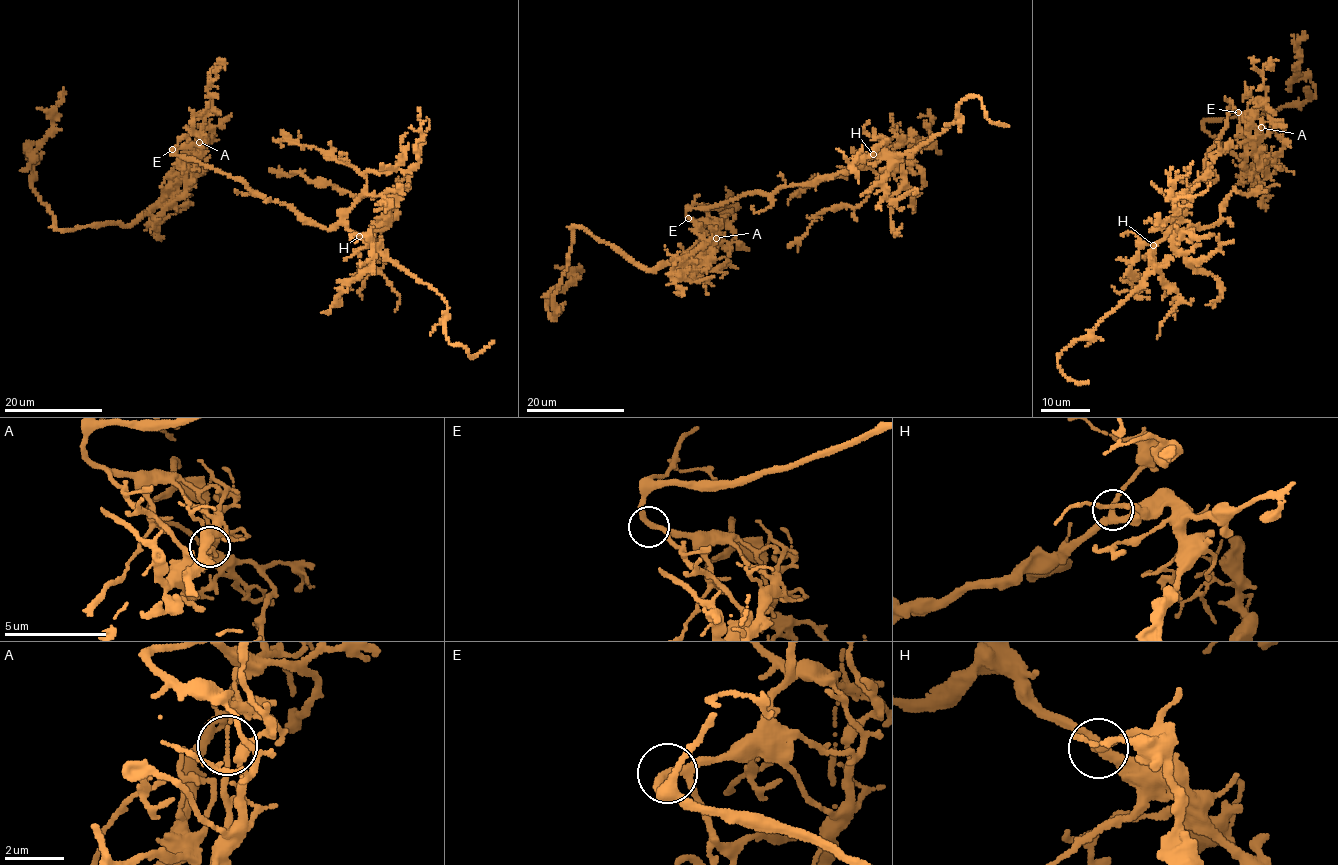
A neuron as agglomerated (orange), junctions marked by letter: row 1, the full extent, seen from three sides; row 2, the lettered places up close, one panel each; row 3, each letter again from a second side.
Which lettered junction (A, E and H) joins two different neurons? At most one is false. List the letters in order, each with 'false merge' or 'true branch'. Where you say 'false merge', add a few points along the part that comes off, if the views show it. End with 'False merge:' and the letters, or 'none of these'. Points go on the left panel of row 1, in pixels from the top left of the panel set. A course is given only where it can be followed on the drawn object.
A: false merge; foreign part runs (199, 142), (194, 183), (166, 204), (129, 225), (58, 230), (24, 147), (30, 155), (48, 133), (63, 88)
E: true branch
H: true branch
False merge: A

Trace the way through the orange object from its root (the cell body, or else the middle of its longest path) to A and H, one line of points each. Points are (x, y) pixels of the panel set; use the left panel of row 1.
A: (172, 149), (181, 147), (195, 133), (201, 136), (199, 142)
H: (172, 149), (176, 155), (239, 178), (256, 194), (292, 205), (303, 220), (325, 228), (341, 223), (359, 236)

